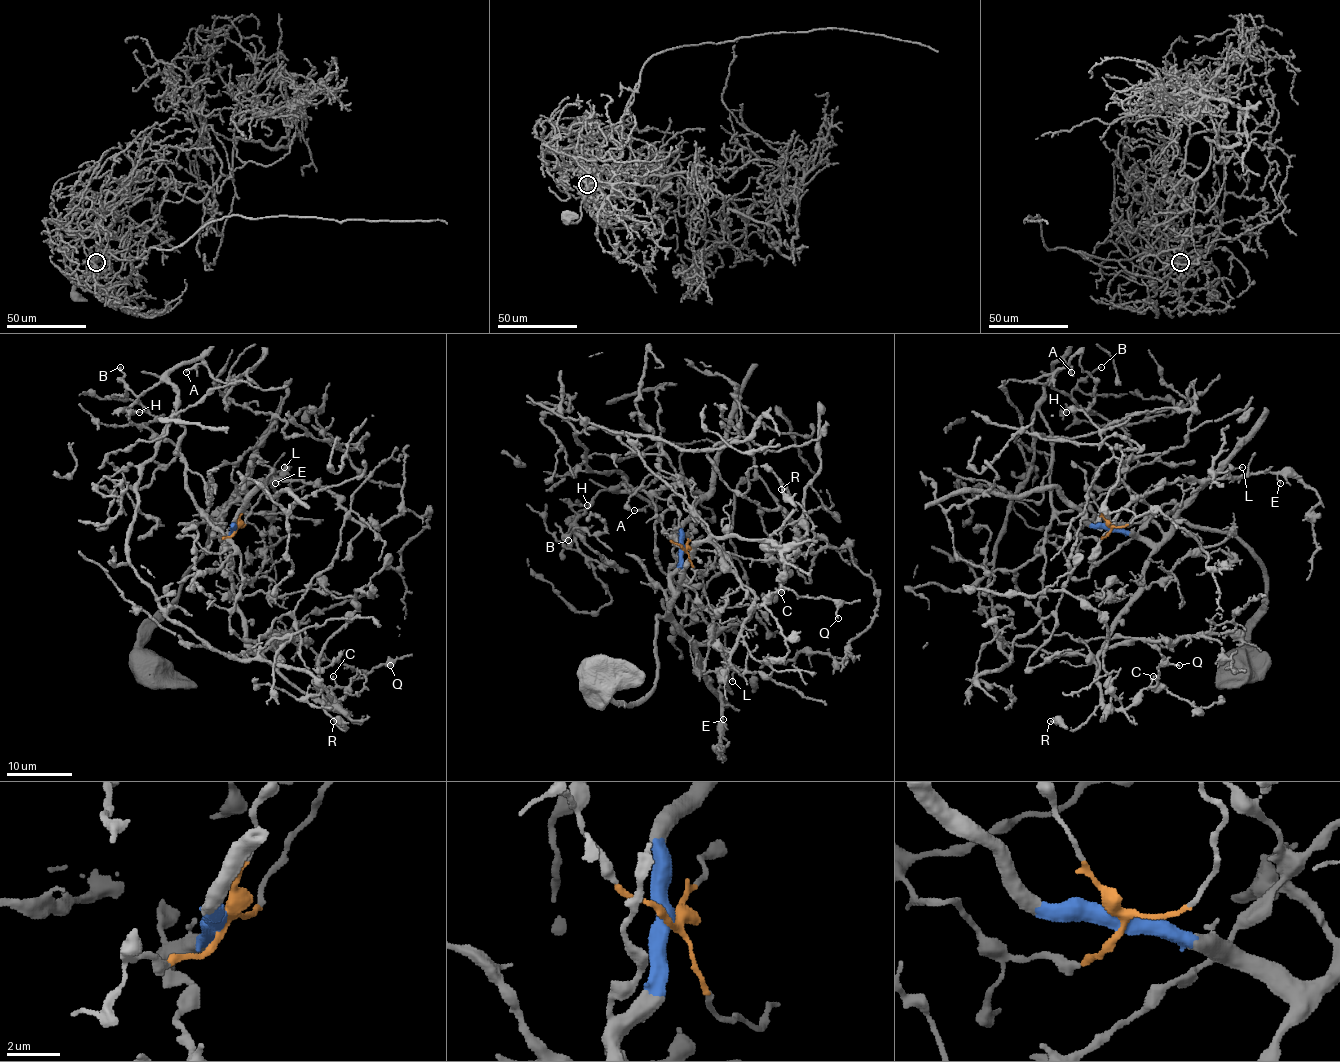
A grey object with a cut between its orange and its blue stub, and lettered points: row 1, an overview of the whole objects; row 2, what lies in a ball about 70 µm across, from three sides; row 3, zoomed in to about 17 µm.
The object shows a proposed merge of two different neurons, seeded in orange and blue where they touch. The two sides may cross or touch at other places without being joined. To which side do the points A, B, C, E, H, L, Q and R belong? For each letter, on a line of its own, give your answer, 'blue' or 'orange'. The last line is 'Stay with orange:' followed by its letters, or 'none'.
A: orange
B: orange
C: blue
E: blue
H: orange
L: blue
Q: blue
R: blue
Stay with orange: A, B, H

